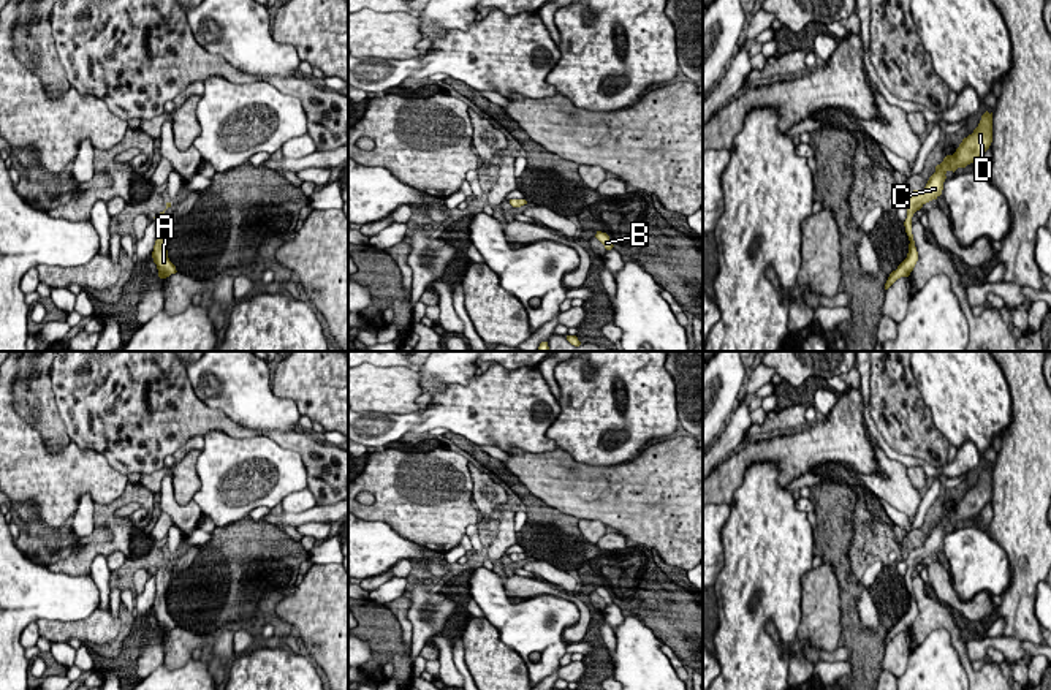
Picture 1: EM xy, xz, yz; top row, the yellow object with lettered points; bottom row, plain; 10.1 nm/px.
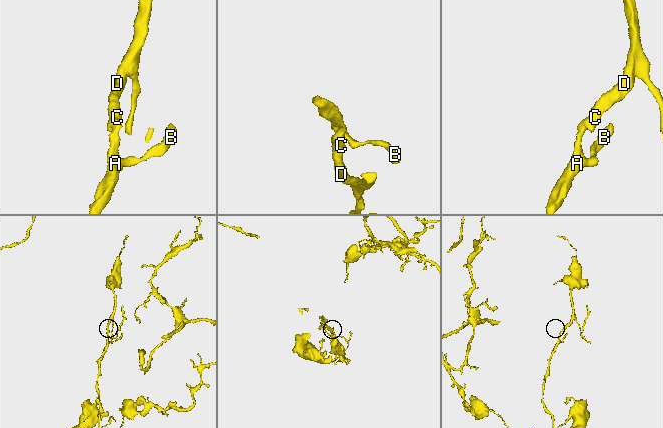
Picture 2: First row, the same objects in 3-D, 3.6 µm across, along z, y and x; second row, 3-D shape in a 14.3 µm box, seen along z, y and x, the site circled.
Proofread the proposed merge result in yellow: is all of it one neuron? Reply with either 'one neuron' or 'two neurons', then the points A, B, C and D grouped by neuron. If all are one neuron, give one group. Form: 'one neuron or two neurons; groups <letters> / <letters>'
one neuron; groups A B C D

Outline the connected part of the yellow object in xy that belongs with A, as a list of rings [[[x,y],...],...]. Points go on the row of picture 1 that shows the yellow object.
[[[165,210],[157,214],[154,218],[157,222],[158,236],[154,245],[152,258],[154,263],[157,264],[158,277],[166,279],[171,274],[177,272],[176,266],[169,261],[166,250],[166,234],[169,233],[171,228],[171,218],[166,217]]]

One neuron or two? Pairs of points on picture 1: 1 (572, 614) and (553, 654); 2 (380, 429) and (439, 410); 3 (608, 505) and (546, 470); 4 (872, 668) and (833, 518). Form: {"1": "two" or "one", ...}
{"1": "one", "2": "two", "3": "one", "4": "one"}

